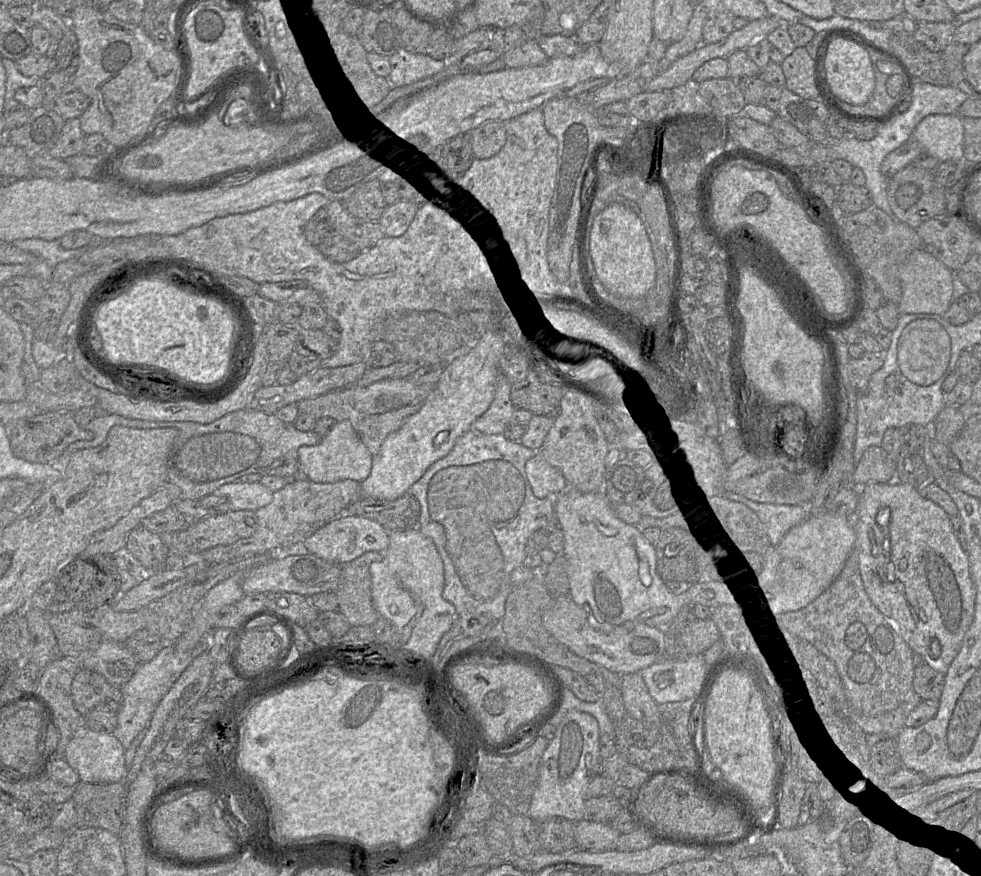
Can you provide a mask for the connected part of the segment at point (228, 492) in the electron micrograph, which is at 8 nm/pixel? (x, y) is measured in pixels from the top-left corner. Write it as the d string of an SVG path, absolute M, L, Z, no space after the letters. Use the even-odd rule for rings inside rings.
M231 482L221 485L214 494L226 497L231 504L231 510L256 511L272 501L273 491L260 482Z

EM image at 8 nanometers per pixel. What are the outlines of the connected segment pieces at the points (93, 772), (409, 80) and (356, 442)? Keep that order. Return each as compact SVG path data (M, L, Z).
M89 727L77 733L67 744L63 759L78 774L81 782L108 784L124 782L128 768L125 764L125 749L112 734L96 732Z
M399 47L388 59L391 65L388 80L392 87L402 87L432 76L440 76L434 80L437 81L448 74L448 61L411 53L403 47Z
M348 420L337 422L318 444L301 446L298 457L308 479L316 483L334 483L347 479L362 482L370 475L373 463L372 454Z

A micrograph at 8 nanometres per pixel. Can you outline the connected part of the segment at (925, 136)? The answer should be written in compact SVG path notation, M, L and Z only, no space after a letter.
M958 114L928 115L914 129L912 138L924 153L939 161L964 162L964 128L962 117Z

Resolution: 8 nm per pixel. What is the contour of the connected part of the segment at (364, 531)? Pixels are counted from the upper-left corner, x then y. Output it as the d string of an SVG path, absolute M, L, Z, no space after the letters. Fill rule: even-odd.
M344 512L308 535L304 540L304 545L310 554L332 563L344 565L366 552L386 550L389 546L389 535L380 523Z

